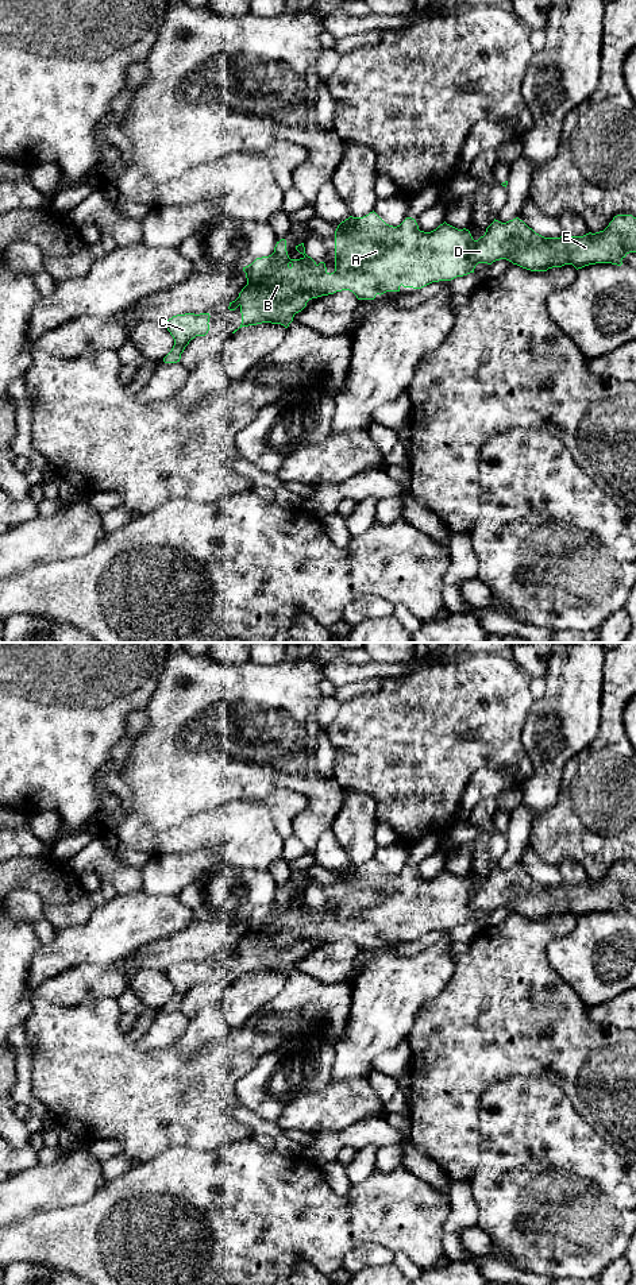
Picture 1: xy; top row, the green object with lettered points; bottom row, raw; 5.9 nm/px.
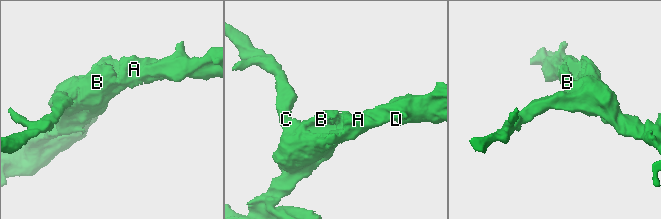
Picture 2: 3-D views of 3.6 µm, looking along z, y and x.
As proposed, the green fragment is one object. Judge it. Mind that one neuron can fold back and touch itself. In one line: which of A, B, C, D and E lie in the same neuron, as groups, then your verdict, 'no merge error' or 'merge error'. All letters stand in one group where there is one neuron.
A B C D E | no merge error

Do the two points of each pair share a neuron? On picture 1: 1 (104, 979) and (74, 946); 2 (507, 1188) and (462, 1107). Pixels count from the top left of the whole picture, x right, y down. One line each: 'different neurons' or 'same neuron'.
1: different neurons
2: different neurons

